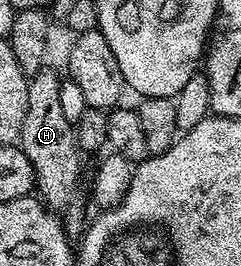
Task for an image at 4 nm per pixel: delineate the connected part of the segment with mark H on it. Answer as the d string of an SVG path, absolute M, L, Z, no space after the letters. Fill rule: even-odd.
M45 69L31 76L28 81L26 97L26 117L22 121L22 129L18 146L30 157L36 174L35 190L45 207L60 213L78 191L76 182L80 179L80 158L82 152L76 143L74 125L66 121L62 114L62 104L58 101L58 89L62 82L51 69Z

